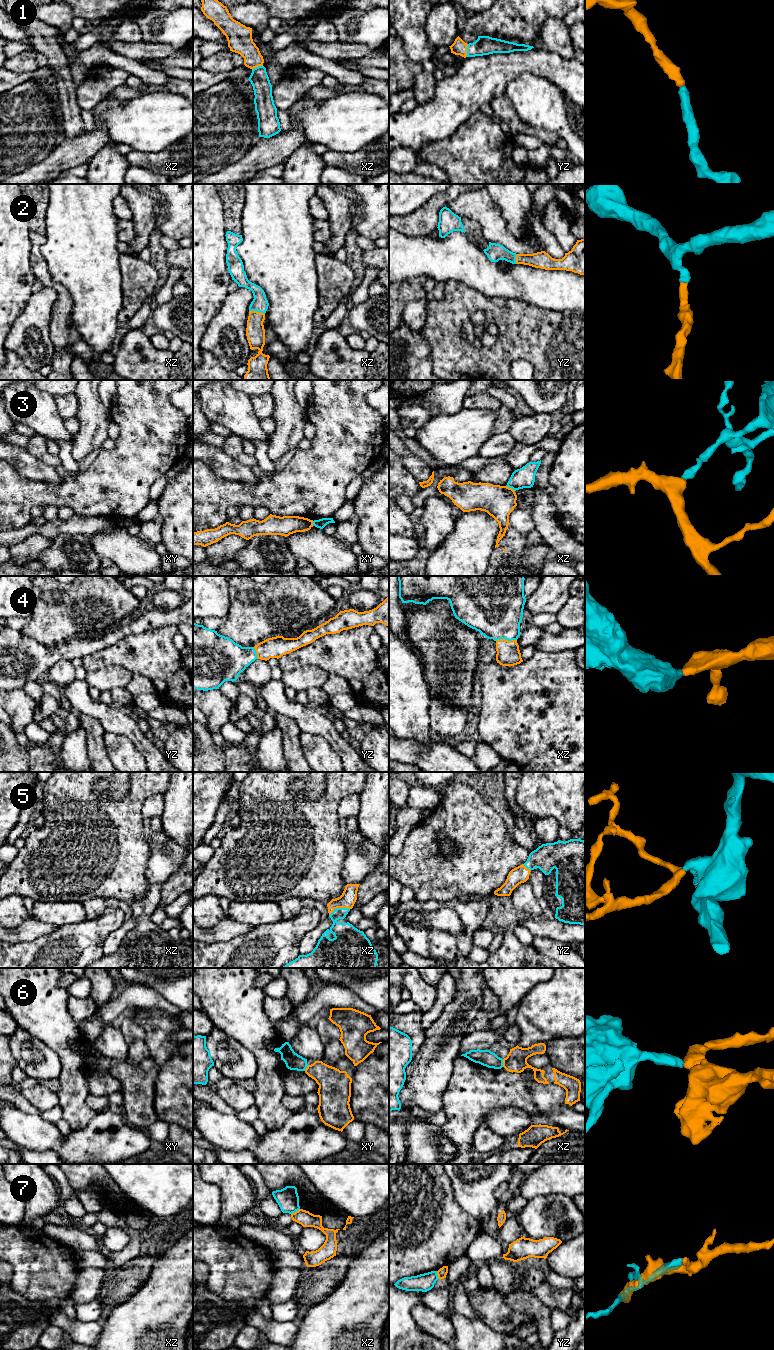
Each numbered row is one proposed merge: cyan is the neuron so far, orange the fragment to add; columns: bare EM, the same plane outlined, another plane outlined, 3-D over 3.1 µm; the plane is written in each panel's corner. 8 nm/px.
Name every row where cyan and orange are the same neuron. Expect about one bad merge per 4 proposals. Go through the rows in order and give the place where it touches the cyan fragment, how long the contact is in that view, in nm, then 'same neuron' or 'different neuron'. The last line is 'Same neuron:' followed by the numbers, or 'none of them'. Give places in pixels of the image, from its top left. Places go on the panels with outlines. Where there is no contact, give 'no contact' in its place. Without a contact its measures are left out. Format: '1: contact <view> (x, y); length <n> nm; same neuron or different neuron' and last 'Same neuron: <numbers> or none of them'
1: contact yz (467, 50); length 110 nm; same neuron
2: contact xz (257, 311); length 130 nm; same neuron
3: contact xz (511, 487); length 90 nm; different neuron
4: contact xz (506, 639); length 170 nm; same neuron
5: contact xz (339, 908); length 180 nm; same neuron
6: contact xz (502, 1063); length 60 nm; different neuron
7: contact xz (295, 1211); length 90 nm; different neuron
Same neuron: 1, 2, 4, 5

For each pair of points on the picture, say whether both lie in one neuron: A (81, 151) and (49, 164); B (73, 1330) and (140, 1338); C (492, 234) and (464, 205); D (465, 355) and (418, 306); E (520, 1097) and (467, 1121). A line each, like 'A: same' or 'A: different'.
A: same
B: different
C: same
D: different
E: same

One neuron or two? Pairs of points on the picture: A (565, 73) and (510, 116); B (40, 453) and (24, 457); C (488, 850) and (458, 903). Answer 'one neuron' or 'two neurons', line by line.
A: two neurons
B: two neurons
C: two neurons

